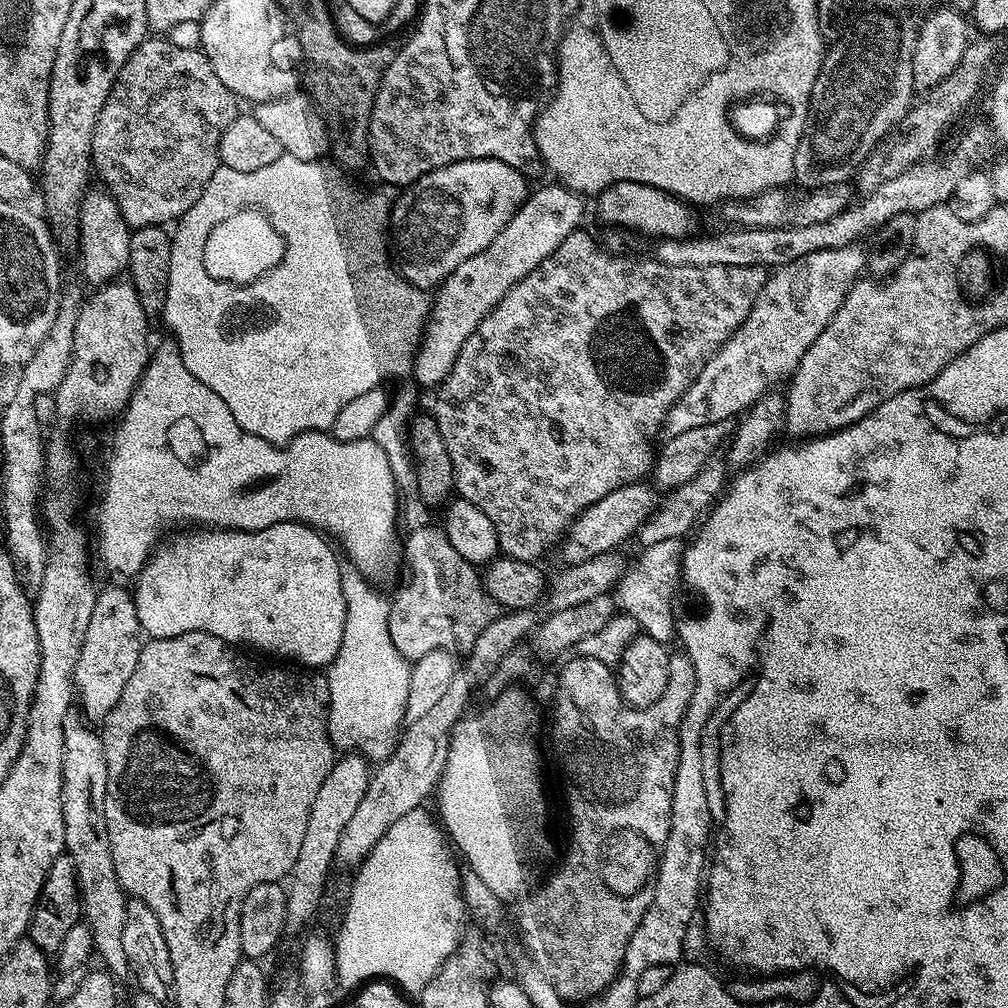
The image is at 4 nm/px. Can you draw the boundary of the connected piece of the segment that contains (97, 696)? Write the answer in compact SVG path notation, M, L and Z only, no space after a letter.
M101 587L94 602L94 614L90 614L90 626L86 626L82 654L74 673L78 704L81 704L79 707L87 719L89 716L96 722L103 722L111 714L120 698L120 691L126 682L130 682L130 674L134 674L134 666L138 666L138 654L142 647L140 636L142 629L133 593L124 588Z

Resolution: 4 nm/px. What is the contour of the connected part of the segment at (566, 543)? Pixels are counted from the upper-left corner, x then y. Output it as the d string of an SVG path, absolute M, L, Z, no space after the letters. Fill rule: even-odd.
M636 481L611 491L586 510L572 523L561 541L560 552L565 565L597 557L598 554L615 551L630 536L635 535L645 519L656 510L660 496L645 481Z

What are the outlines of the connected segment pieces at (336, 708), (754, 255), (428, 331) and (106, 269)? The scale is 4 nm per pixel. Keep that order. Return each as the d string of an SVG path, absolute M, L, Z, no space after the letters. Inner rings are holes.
M355 566L341 567L342 598L346 598L346 630L342 646L327 669L328 677L328 737L340 750L355 750L369 762L383 762L396 748L397 736L404 724L406 698L410 694L412 664L394 646L388 625L389 597L376 589Z
M972 124L960 136L960 141L945 154L941 160L937 158L925 158L919 160L910 170L898 174L898 178L890 178L878 190L867 193L862 200L850 204L843 212L834 214L834 218L826 218L826 222L814 222L814 226L798 226L797 228L742 228L739 226L729 227L729 232L716 232L713 236L700 236L693 234L682 240L661 239L654 252L655 259L661 260L666 266L763 266L769 270L781 268L783 264L794 262L798 258L806 258L806 254L818 250L841 248L847 244L855 244L863 241L863 236L870 232L875 233L884 224L890 222L895 215L903 212L919 214L928 208L939 204L948 204L953 199L958 182L966 178L979 164L980 159L988 152L988 147L994 144L994 137L989 125Z
M559 182L544 184L533 191L528 199L520 205L519 210L508 217L500 232L481 252L465 258L458 267L449 272L448 277L439 284L434 299L430 304L430 315L422 332L419 348L412 361L411 375L424 388L435 389L443 384L450 374L466 338L506 298L506 294L530 270L534 270L571 232L577 231L584 220L585 197L579 192L564 187Z
M89 187L80 204L78 221L78 249L85 278L93 280L96 286L115 281L127 269L131 237L132 232L118 210L118 202L114 202L114 198L103 187Z

